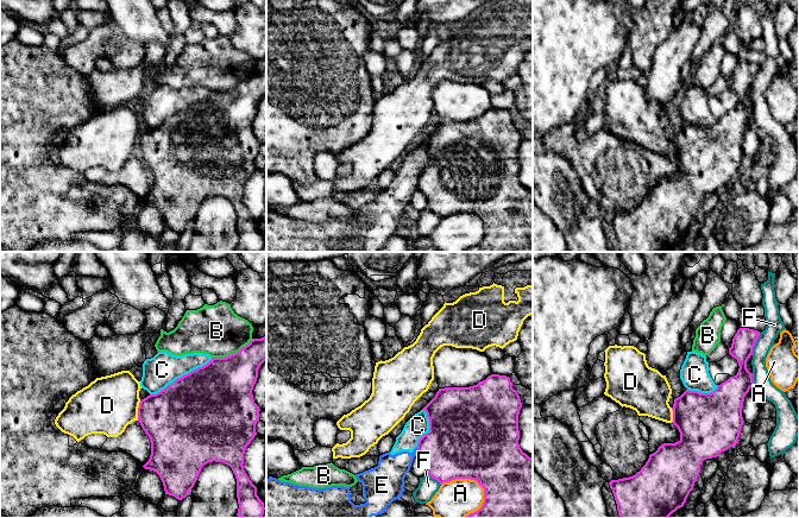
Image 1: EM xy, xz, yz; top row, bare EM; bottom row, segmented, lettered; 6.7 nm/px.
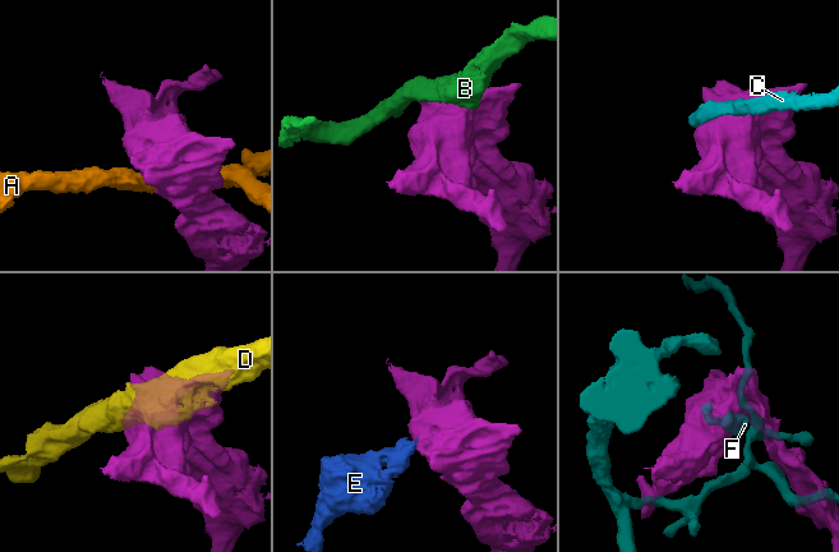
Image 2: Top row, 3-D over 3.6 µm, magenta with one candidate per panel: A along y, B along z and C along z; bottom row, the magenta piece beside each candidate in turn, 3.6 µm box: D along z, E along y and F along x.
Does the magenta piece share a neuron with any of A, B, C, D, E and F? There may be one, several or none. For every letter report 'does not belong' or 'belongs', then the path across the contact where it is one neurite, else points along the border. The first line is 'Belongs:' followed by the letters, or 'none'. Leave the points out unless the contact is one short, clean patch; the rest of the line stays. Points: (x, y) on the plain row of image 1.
Belongs: none
A: does not belong
B: does not belong
C: does not belong
D: does not belong
E: does not belong; border xz (416, 181), (417, 189)
F: does not belong; border yz (760, 67), (752, 88)

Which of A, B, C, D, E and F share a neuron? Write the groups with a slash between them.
A / B / C E / D / F

